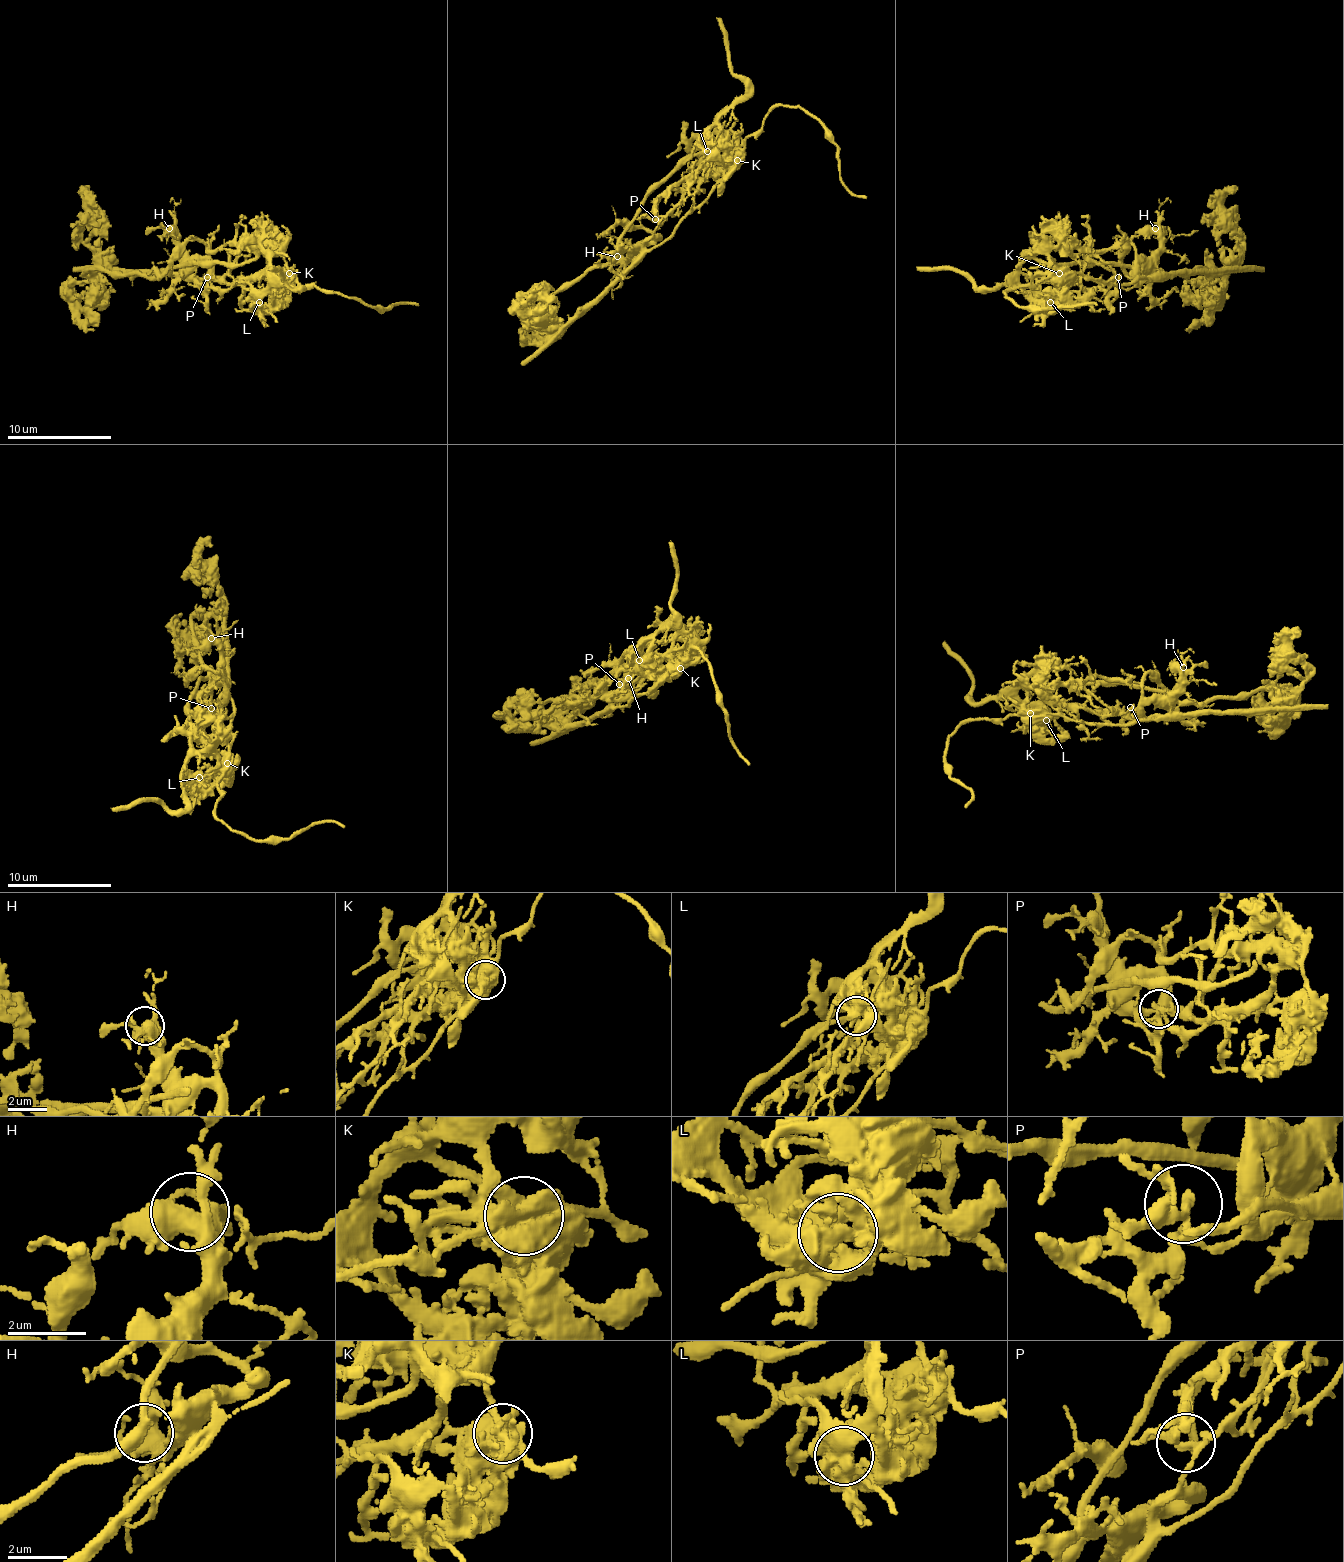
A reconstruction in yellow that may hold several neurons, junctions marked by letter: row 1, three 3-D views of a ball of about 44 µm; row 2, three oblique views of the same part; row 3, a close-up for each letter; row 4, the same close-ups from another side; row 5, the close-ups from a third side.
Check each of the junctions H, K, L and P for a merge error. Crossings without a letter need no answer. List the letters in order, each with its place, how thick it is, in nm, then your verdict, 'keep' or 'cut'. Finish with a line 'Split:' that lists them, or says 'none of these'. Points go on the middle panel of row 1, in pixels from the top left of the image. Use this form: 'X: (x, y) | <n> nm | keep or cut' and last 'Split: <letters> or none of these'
H: (617, 256) | 480 nm | keep
K: (737, 160) | 650 nm | cut
L: (707, 151) | 360 nm | keep
P: (655, 219) | 200 nm | cut
Split: K, P

